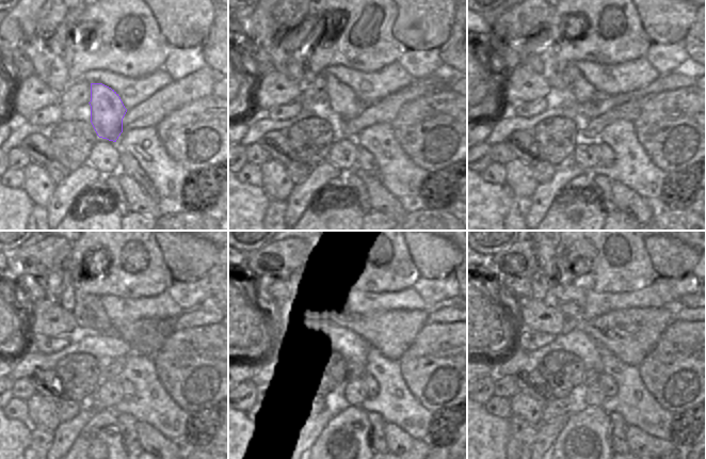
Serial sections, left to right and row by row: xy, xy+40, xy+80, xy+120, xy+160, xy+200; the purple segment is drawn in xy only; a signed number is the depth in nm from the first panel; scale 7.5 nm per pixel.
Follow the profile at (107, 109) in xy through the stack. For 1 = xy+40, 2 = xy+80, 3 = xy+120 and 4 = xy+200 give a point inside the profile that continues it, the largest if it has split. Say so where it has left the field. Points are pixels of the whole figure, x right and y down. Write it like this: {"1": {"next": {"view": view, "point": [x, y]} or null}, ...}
{"1": {"next": {"view": "xy+40", "point": [343, 101]}}, "2": {"next": {"view": "xy+80", "point": [570, 79]}}, "3": {"next": {"view": "xy+120", "point": [90, 315]}}, "4": {"next": {"view": "xy+200", "point": [560, 294]}}}

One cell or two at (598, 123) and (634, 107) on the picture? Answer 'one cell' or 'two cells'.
one cell

